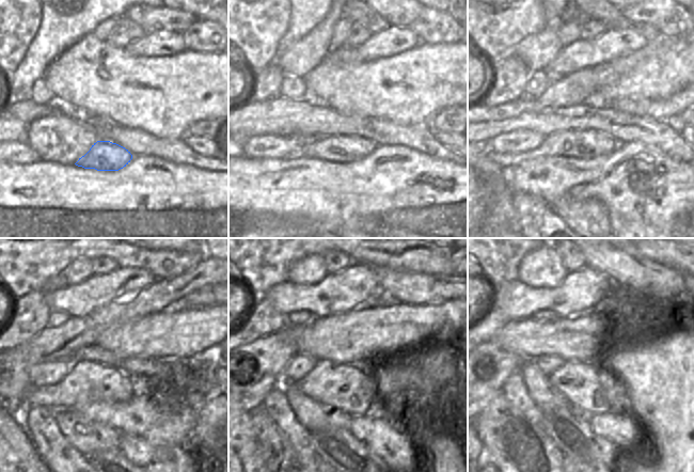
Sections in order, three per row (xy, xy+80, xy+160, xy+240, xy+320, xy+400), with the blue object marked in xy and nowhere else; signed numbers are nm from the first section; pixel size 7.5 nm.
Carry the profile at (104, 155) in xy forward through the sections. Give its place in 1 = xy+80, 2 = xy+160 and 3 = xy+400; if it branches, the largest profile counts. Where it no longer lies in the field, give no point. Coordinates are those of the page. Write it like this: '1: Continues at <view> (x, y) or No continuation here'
1: Continues at xy+80 (342, 148)
2: Continues at xy+160 (585, 144)
3: Continues at xy+400 (583, 384)

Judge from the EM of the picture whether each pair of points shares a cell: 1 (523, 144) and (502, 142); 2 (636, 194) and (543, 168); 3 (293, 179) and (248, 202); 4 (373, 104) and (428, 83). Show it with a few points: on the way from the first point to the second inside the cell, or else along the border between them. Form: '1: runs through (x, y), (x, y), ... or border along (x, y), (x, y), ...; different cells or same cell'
1: runs through (518, 145), (507, 143); same cell
2: runs through (613, 178), (567, 177); same cell
3: runs through (282, 190), (269, 202), (258, 202); same cell
4: runs through (387, 90), (408, 89), (414, 85); same cell

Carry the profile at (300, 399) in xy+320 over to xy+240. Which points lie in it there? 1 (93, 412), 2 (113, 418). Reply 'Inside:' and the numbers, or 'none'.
Inside: none

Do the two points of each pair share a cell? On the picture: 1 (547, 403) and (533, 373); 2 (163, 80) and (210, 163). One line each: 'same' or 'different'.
1: same
2: different

